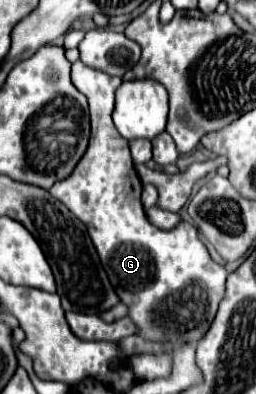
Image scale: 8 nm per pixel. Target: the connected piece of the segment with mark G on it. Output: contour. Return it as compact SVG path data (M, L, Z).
M83 62L73 64L71 80L89 100L91 138L75 172L55 184L55 188L49 188L51 196L61 198L89 228L99 260L115 292L119 292L119 300L129 306L129 318L137 326L137 334L149 342L173 348L177 338L179 344L195 346L209 330L217 306L225 296L227 270L211 260L193 224L181 220L167 232L147 220L141 201L143 184L131 160L129 144L119 136L111 120L115 90L123 80L89 68Z

